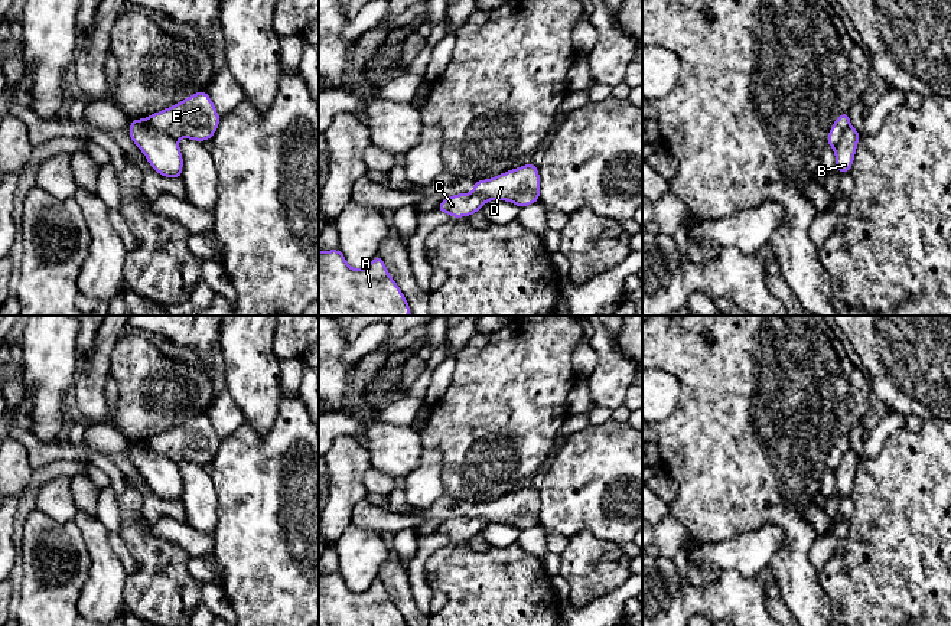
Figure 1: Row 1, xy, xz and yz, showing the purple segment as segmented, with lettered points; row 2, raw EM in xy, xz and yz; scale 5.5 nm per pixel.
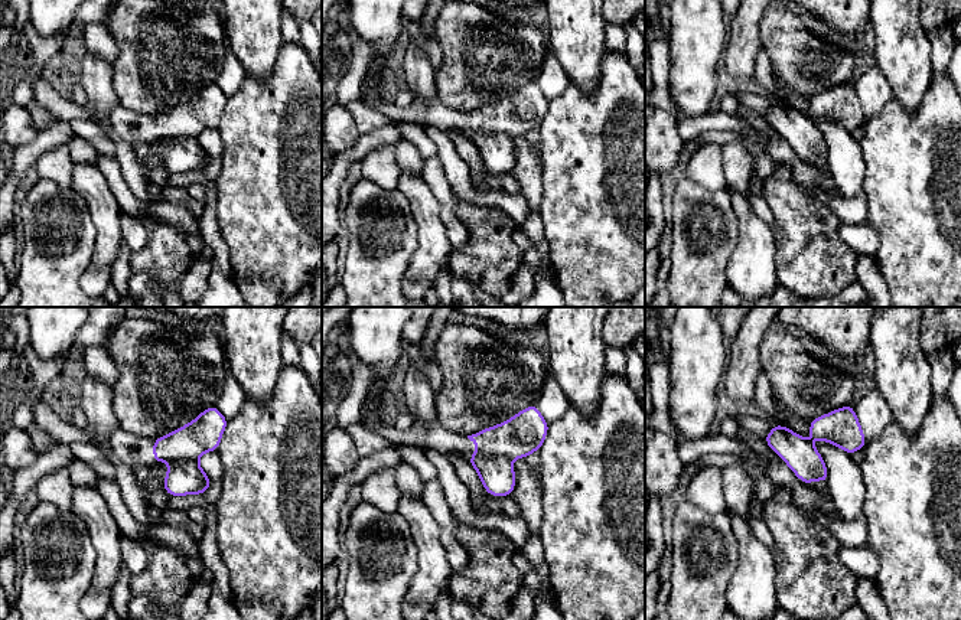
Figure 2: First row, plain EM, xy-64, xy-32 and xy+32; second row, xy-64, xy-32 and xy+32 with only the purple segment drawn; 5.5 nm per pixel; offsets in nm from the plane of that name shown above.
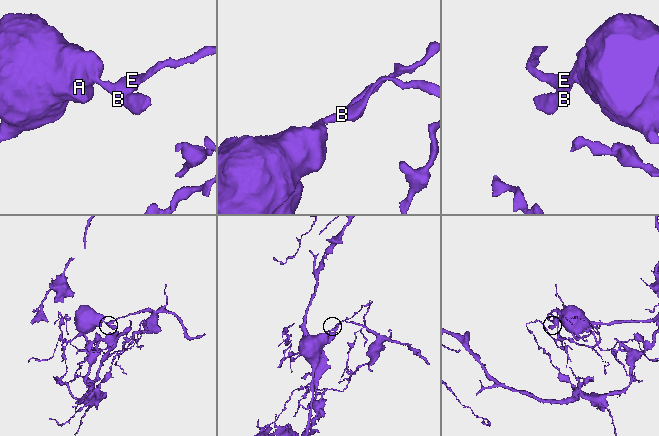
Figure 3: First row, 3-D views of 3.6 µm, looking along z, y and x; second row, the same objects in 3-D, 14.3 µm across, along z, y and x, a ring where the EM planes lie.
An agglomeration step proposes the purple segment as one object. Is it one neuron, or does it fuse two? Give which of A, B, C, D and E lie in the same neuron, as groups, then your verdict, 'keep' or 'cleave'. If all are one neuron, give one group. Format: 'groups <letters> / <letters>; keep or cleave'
groups A B C / D E; cleave

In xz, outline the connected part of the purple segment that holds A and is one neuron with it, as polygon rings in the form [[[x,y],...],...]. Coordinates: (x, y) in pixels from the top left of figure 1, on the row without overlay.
[[[336,571],[319,574],[319,626],[407,626],[407,623],[380,577],[369,588],[356,593],[348,588],[342,574]]]

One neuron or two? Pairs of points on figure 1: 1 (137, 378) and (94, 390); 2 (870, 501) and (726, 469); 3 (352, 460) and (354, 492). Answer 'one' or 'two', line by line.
1: two
2: two
3: one

